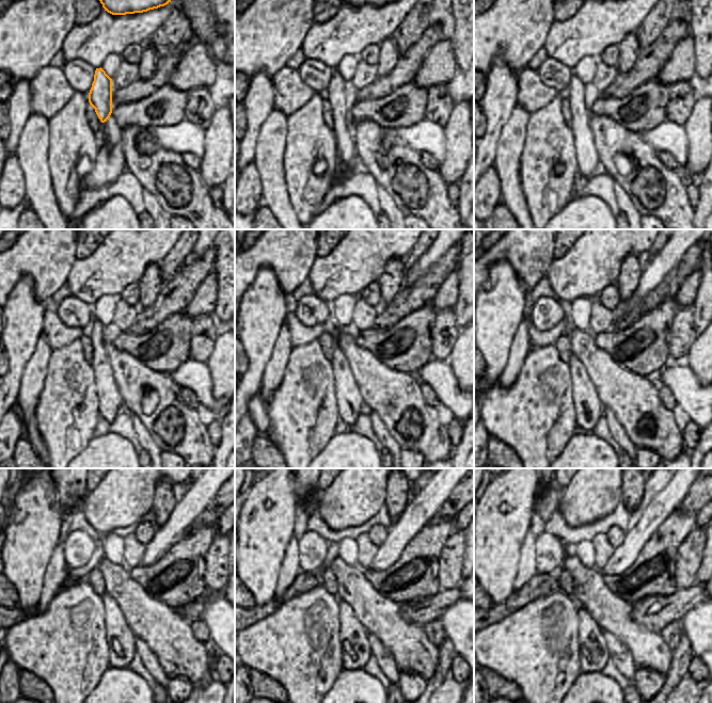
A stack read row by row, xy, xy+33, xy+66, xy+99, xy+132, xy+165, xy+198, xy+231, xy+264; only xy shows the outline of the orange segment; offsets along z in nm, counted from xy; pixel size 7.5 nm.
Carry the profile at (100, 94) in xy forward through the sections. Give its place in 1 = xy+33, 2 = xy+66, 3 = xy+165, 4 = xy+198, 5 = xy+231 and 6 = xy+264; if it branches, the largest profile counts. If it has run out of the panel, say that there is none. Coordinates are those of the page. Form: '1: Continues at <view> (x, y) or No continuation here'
1: Continues at xy+33 (337, 93)
2: Continues at xy+66 (588, 163)
3: Continues at xy+165 (588, 405)
4: Continues at xy+198 (109, 625)
5: Continues at xy+231 (352, 634)
6: Continues at xy+264 (592, 637)

